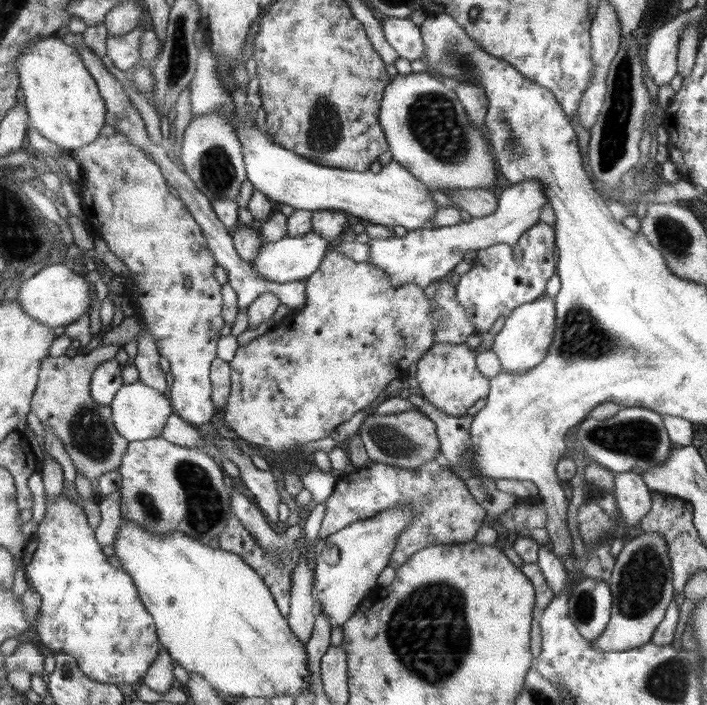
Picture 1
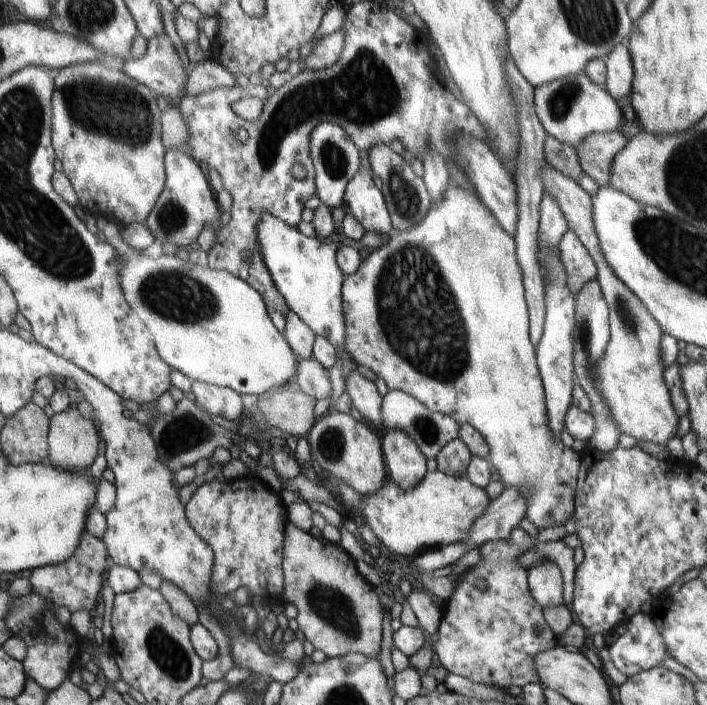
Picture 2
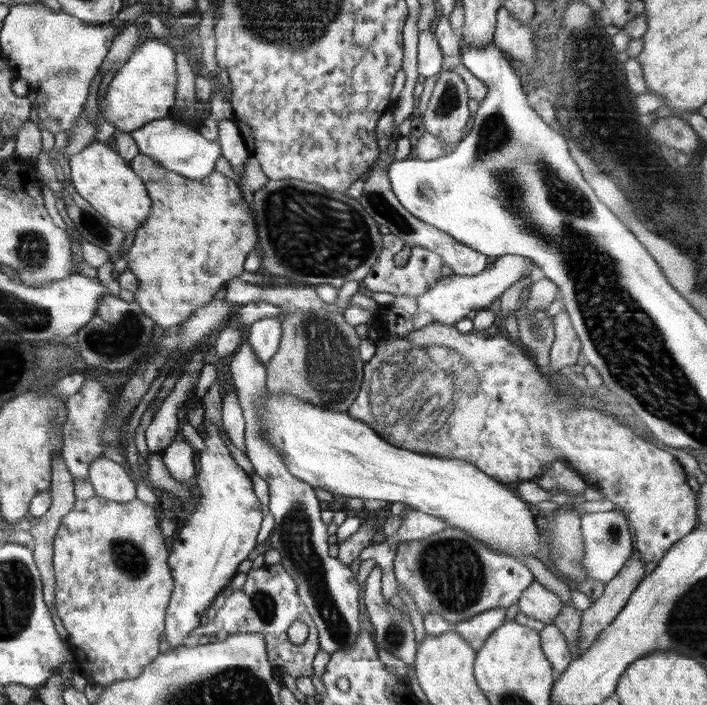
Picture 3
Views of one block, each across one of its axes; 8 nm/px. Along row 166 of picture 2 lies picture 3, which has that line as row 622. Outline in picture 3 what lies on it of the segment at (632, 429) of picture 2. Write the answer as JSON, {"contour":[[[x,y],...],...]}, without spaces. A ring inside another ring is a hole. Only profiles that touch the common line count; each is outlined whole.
{"contour":[[[536,580],[524,590],[517,604],[520,613],[545,625],[553,624],[553,620],[562,609],[560,598]]]}

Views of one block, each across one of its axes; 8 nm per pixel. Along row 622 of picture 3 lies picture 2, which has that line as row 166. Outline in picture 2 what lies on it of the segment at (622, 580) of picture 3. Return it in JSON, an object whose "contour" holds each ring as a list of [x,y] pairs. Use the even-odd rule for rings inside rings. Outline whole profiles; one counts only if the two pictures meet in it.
{"contour":[[[618,129],[589,134],[575,146],[582,170],[599,186],[609,186],[613,158],[628,142]]]}

